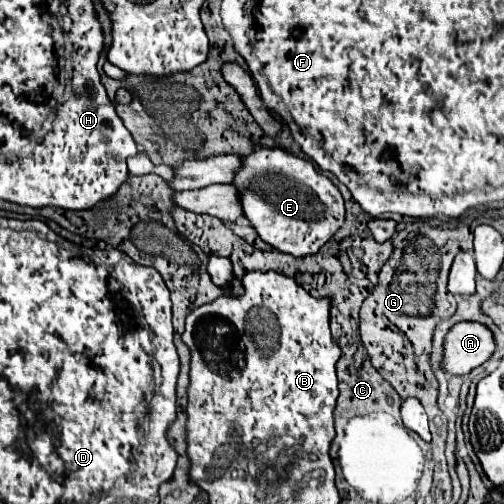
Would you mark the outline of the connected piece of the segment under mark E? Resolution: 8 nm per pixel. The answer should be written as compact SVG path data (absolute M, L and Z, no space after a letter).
M257 147L255 153L241 157L243 167L239 169L233 185L241 191L243 197L243 211L247 213L249 223L255 227L259 237L273 245L275 249L283 253L291 253L295 257L317 253L319 247L323 247L343 225L345 221L345 205L339 189L325 177L315 171L315 165L311 161L299 159L297 155L291 155L279 147Z

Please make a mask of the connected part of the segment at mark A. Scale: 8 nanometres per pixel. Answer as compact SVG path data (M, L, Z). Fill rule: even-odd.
M463 321L463 323L453 325L445 337L443 367L451 375L467 375L471 369L483 365L493 355L493 351L495 351L495 337L489 331L489 327L485 327L483 323L475 323L475 321Z

